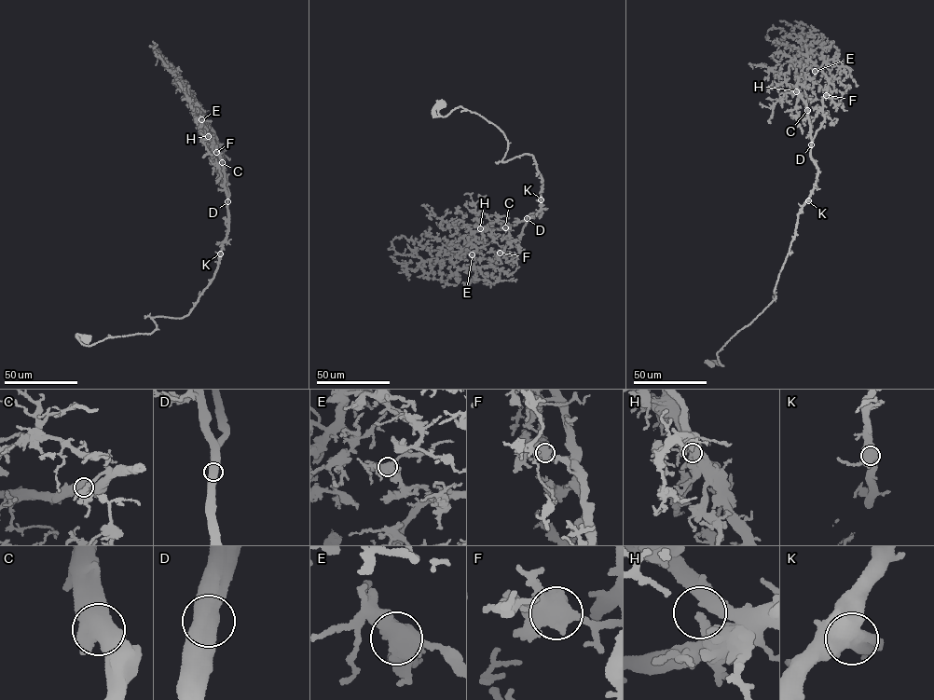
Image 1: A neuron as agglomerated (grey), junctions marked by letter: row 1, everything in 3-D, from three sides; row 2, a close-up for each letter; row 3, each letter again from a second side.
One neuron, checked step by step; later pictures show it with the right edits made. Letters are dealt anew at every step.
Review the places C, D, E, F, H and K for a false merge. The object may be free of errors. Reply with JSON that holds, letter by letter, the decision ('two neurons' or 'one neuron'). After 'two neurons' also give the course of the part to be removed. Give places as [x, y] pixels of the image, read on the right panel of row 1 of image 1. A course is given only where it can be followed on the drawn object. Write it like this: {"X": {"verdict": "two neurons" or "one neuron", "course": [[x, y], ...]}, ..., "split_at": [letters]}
{"C": {"verdict": "one neuron"}, "D": {"verdict": "one neuron"}, "E": {"verdict": "one neuron"}, "F": {"verdict": "one neuron"}, "H": {"verdict": "one neuron"}, "K": {"verdict": "one neuron"}, "split_at": []}

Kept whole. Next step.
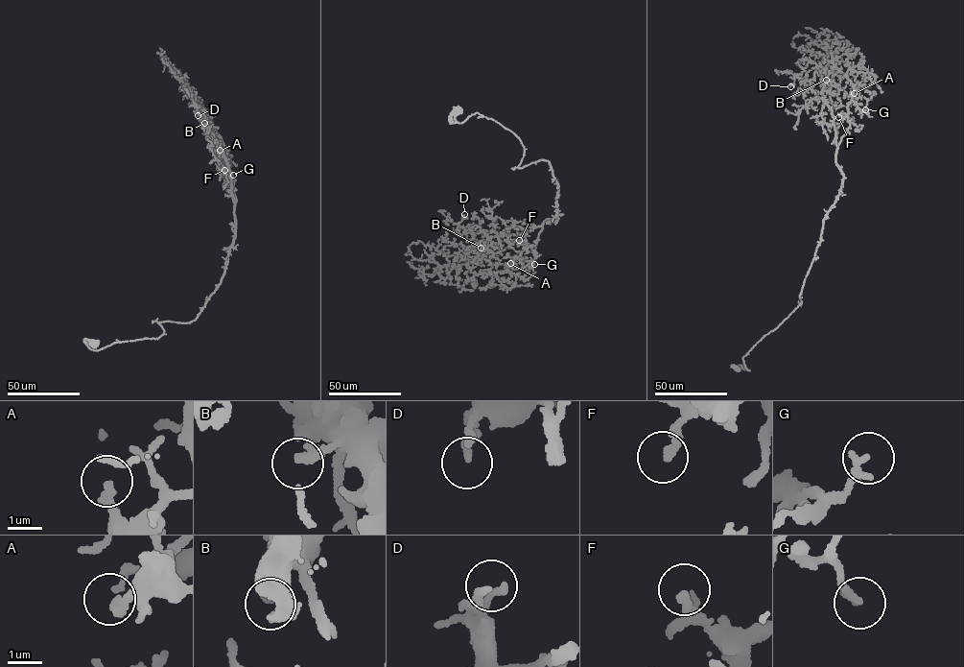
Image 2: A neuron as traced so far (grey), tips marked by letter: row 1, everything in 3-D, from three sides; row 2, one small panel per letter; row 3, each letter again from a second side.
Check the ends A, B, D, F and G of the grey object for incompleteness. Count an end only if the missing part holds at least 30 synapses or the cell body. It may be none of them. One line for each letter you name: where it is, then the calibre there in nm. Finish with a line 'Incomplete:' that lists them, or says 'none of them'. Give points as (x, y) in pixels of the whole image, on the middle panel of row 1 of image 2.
Incomplete: none of them

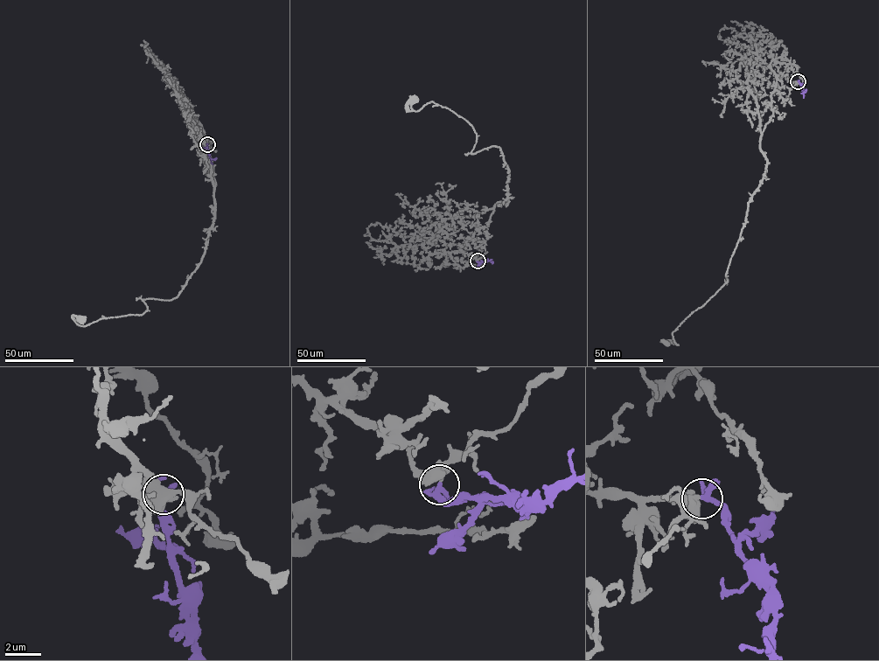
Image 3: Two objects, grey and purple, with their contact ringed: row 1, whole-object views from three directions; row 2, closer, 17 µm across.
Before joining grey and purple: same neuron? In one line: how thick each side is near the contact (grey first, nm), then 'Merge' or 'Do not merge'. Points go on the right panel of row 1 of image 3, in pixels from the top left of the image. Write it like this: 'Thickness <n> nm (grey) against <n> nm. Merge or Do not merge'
Thickness 420 nm (grey) against 200 nm. Merge

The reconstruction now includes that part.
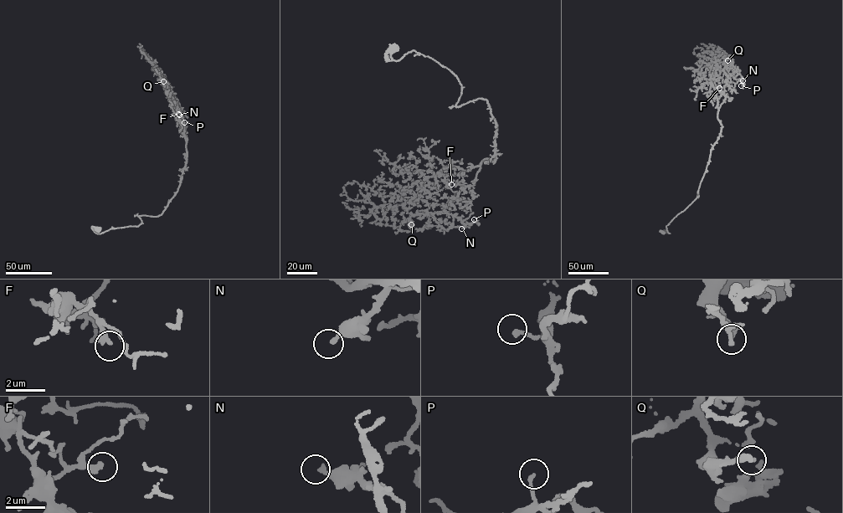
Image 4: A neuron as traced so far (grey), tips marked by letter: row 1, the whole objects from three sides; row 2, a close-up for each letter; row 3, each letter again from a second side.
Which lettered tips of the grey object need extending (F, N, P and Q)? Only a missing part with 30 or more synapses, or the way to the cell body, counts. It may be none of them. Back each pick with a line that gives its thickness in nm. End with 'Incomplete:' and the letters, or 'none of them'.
F: 280 nm thick
Q: 320 nm thick
Incomplete: F, Q

